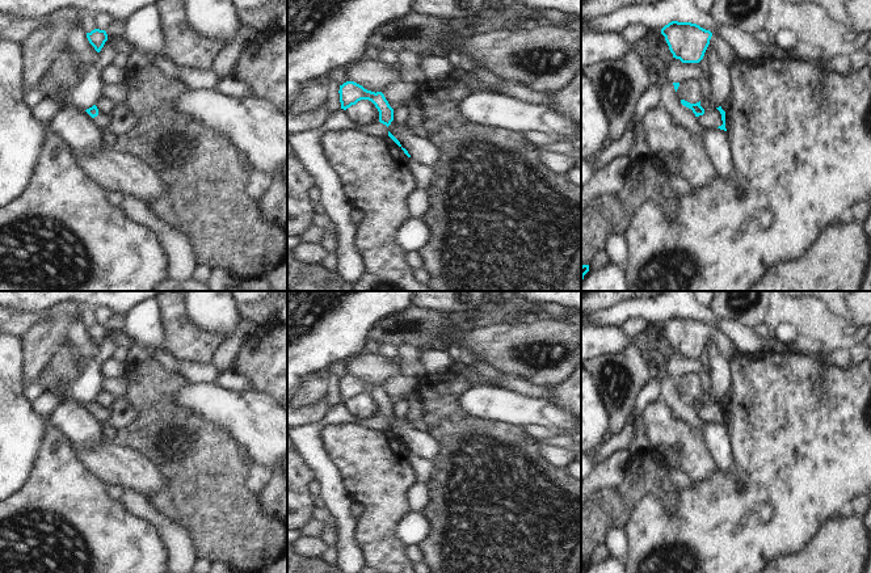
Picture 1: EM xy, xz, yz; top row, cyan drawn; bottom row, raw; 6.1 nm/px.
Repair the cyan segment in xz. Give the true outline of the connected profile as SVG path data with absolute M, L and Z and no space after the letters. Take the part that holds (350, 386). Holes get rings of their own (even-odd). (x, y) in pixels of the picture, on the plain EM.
M354 375L340 379L341 403L346 404L361 393L371 395L379 405L379 416L388 421L388 430L413 455L430 459L433 462L441 454L441 442L430 433L422 433L415 427L409 420L397 418L394 413L394 403L390 400L382 385L371 385Z

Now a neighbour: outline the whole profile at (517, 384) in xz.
M455 362L453 370L456 372L467 374L475 385L481 385L481 384L498 385L509 391L513 391L521 396L529 396L531 399L543 399L552 404L555 404L556 401L556 396L551 387L537 385L519 376L505 375L502 379L497 379L495 382L487 382L483 376L474 372L471 367L467 367L459 362Z

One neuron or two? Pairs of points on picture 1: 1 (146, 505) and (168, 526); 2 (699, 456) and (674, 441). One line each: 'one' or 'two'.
1: one
2: one

